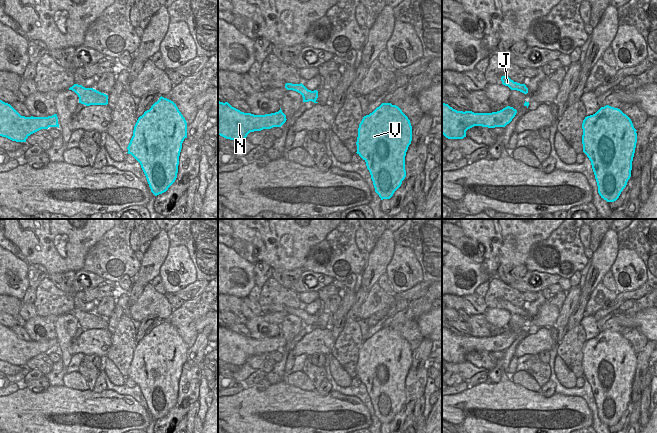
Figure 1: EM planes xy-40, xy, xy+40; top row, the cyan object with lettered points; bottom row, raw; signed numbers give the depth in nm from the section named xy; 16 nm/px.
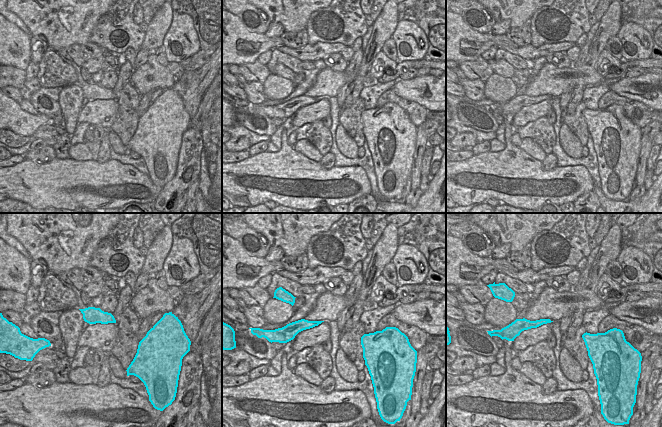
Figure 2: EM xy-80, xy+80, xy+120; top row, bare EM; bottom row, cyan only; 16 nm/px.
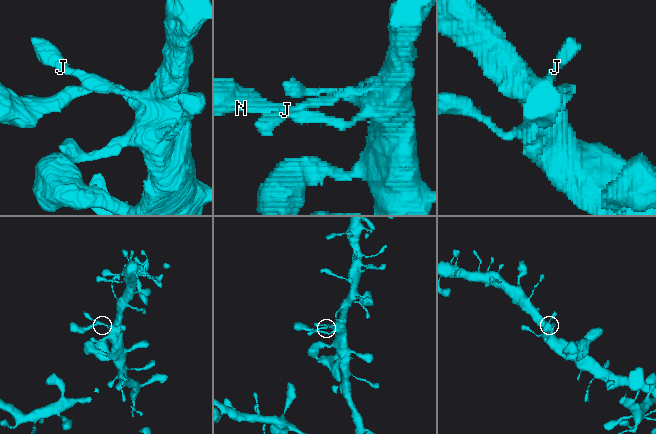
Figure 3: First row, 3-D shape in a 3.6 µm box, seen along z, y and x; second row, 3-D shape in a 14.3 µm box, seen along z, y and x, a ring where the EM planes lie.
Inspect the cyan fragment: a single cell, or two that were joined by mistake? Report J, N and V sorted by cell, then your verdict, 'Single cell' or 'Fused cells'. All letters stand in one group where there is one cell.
Groups: J N V. Single cell

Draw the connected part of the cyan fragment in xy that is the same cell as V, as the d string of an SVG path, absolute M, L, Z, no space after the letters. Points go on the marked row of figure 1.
M382 103L364 116L359 124L356 153L366 162L375 192L381 200L390 199L405 179L405 156L411 141L410 120L398 106L391 103Z

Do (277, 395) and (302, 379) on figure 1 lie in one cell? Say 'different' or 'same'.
different

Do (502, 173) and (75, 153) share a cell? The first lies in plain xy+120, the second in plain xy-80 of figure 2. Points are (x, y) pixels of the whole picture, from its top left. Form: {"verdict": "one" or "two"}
{"verdict": "two"}

